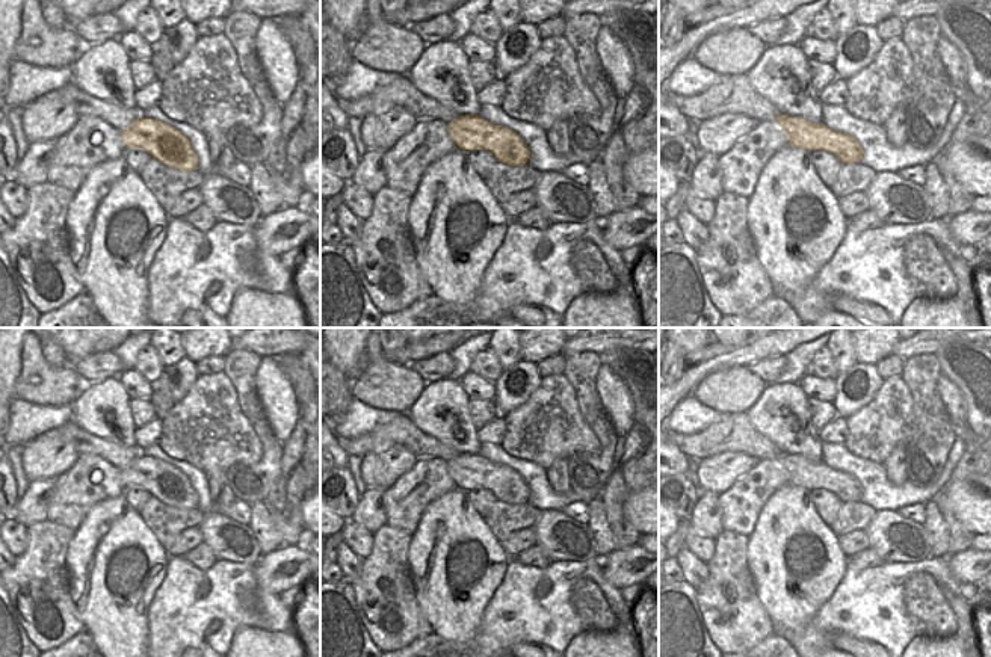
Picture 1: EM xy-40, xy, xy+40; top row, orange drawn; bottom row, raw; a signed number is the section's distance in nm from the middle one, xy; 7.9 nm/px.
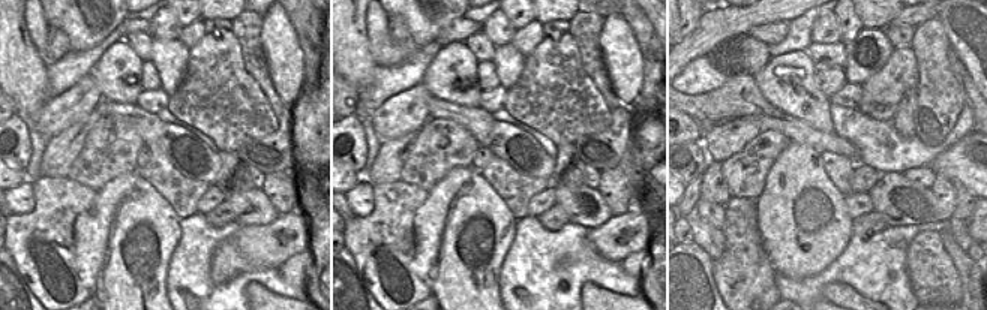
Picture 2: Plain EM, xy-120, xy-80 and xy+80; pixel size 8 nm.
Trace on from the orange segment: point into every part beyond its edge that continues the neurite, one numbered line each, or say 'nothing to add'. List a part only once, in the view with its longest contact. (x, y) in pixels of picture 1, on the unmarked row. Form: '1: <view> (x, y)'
nothing to add

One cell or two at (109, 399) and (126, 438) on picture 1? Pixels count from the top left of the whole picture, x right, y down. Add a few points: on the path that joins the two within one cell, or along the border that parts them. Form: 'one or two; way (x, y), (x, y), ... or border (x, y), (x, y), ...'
one; way (112, 408), (123, 429)

